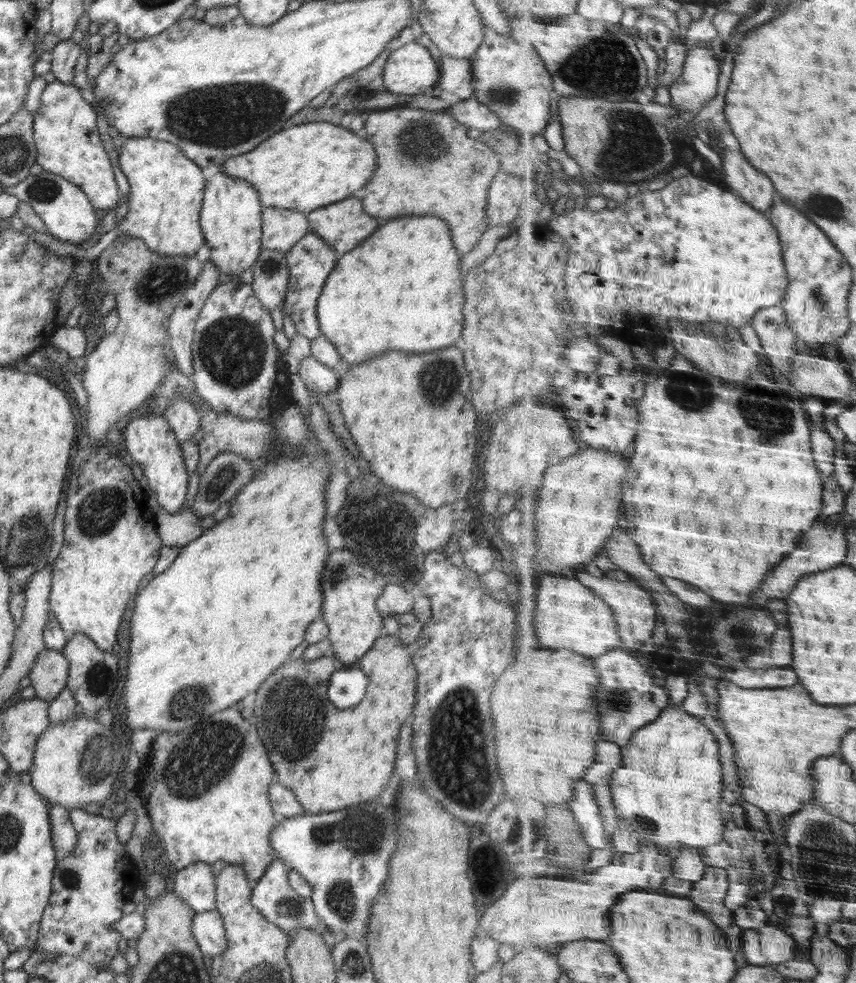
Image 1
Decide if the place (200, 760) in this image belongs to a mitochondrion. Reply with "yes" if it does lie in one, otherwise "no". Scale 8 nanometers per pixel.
yes

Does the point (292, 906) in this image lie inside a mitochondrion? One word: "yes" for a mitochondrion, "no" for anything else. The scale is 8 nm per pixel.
yes

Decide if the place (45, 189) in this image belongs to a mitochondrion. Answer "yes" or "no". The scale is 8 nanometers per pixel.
yes

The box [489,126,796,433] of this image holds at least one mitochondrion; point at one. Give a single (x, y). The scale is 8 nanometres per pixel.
(688, 391)

